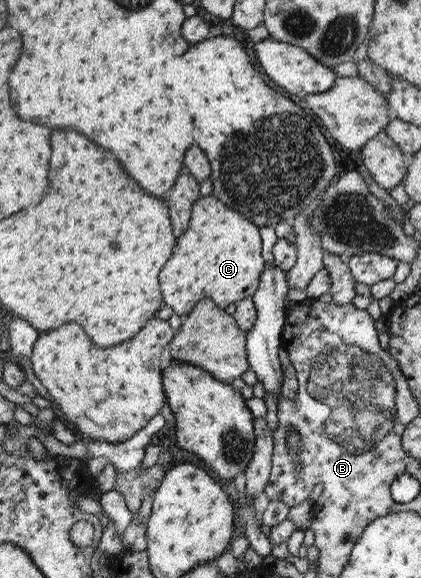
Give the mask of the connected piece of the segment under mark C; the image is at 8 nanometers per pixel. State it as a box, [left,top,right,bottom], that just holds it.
[158,197,264,317]

